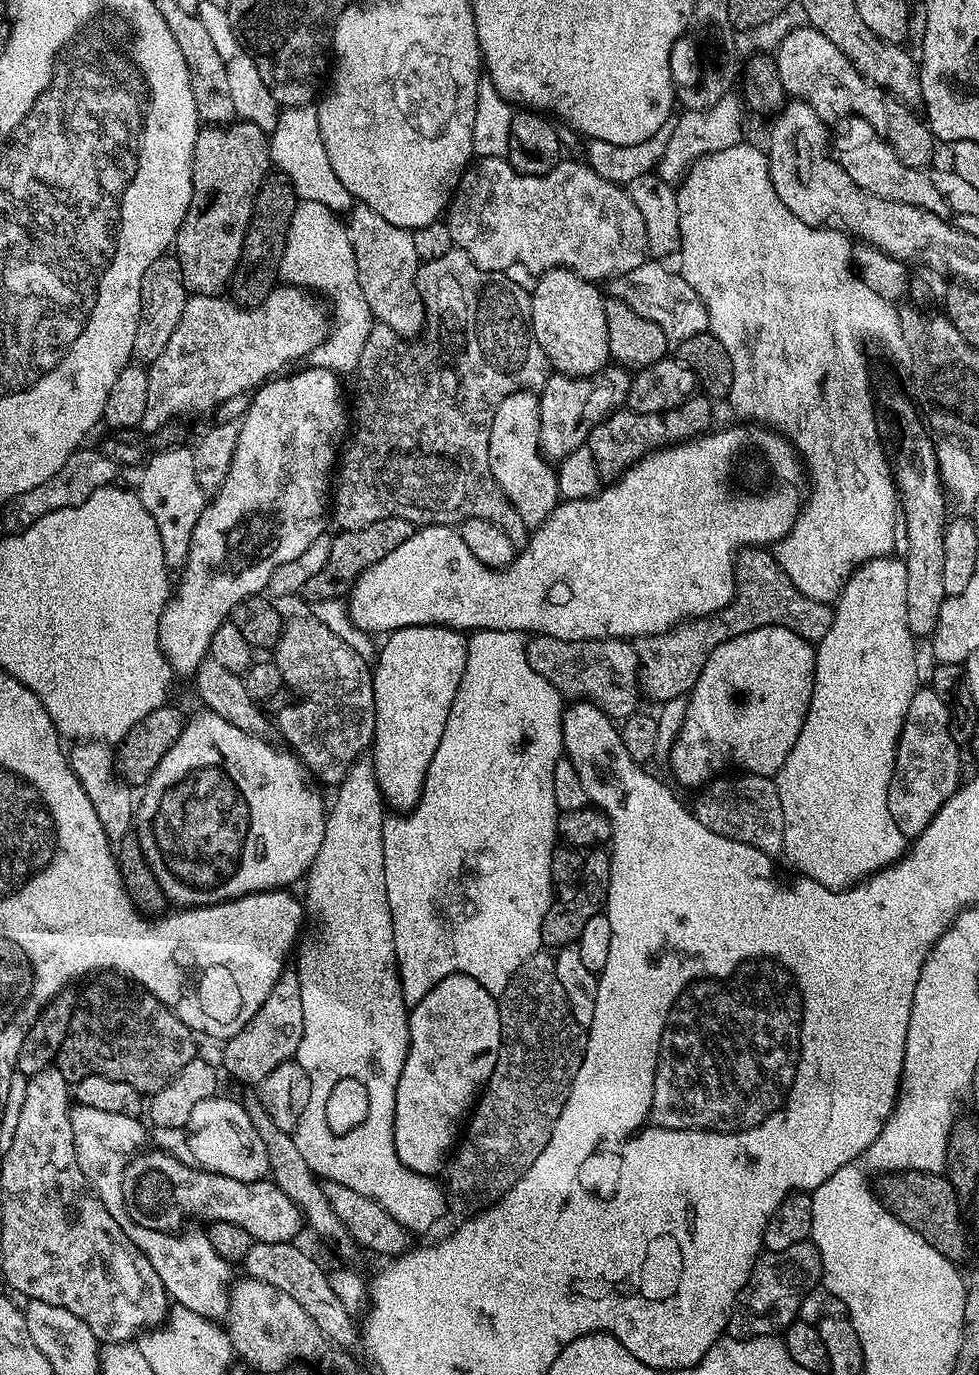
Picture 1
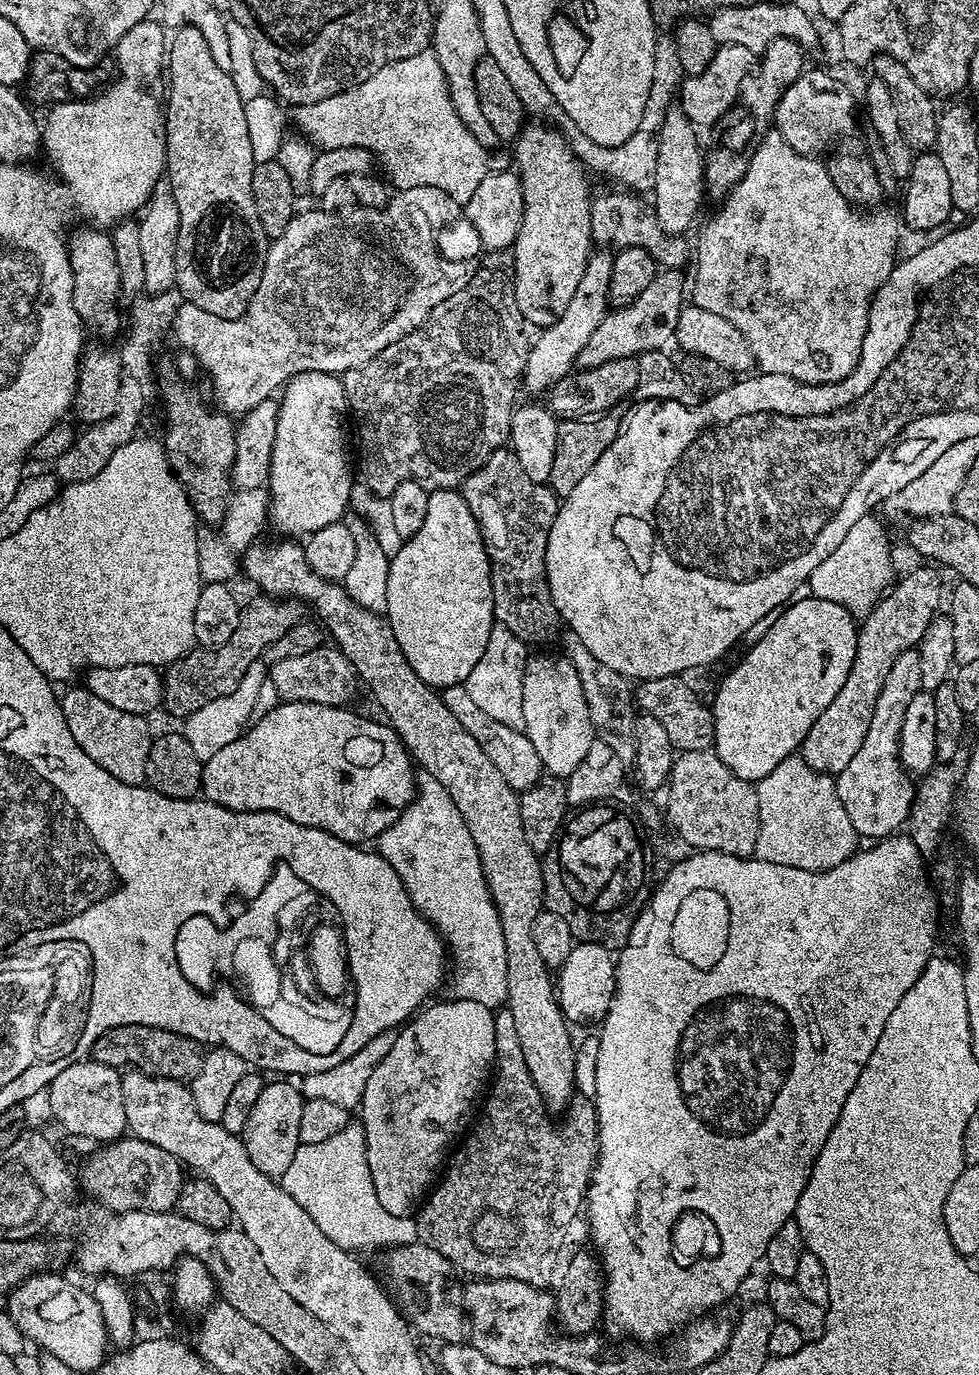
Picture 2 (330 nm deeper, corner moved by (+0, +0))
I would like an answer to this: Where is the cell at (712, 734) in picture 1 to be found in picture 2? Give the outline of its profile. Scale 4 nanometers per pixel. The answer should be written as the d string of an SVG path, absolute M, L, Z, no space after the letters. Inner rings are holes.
M809 596L809 600L789 603L771 621L773 624L765 630L764 637L729 670L716 692L716 701L711 701L714 751L744 780L759 782L774 766L793 755L803 745L810 726L818 722L822 710L826 710L838 690L842 690L846 674L850 674L856 653L857 617L838 600Z

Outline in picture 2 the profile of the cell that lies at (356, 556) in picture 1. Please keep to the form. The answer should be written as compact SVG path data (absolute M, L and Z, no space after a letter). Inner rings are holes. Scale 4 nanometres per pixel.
M256 594L253 600L244 600L238 614L238 626L234 626L234 634L230 634L227 642L211 653L212 660L204 664L204 676L200 676L199 651L193 650L179 660L173 660L170 664L172 673L165 675L162 680L163 696L162 704L169 708L174 715L186 718L193 710L205 703L206 698L215 698L235 693L241 687L240 679L244 671L257 659L261 659L264 647L273 644L290 626L305 619L306 604L301 599L277 598L271 595Z

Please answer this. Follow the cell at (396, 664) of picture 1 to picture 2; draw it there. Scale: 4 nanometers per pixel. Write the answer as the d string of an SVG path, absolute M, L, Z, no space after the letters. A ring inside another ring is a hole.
M464 490L441 491L434 500L431 523L423 535L415 537L400 553L392 570L392 584L386 589L387 622L394 630L394 638L398 638L398 646L402 646L402 654L406 654L406 662L410 662L410 666L414 666L414 674L418 674L418 678L422 678L422 682L432 685L437 690L443 690L451 684L464 684L468 680L470 670L474 670L474 666L478 666L478 658L486 656L486 642L490 642L490 630L496 620L493 590L494 578L490 578L488 543L482 534L482 526L478 522L478 514L474 510L472 499Z

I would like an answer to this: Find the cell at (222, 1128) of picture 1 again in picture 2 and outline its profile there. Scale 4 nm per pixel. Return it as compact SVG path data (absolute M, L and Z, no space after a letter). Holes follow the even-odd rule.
M284 1078L273 1080L276 1080L273 1084L272 1081L265 1083L248 1116L242 1121L242 1141L250 1162L254 1162L258 1170L267 1176L280 1178L290 1166L298 1147L296 1122L300 1117L302 1096L295 1083L287 1084Z

